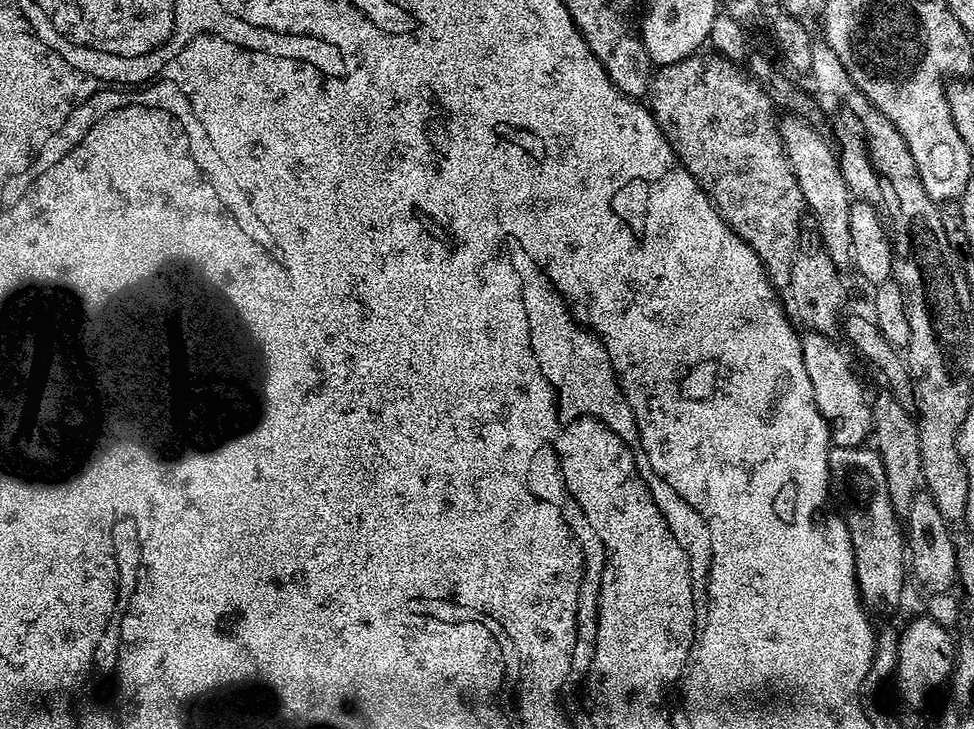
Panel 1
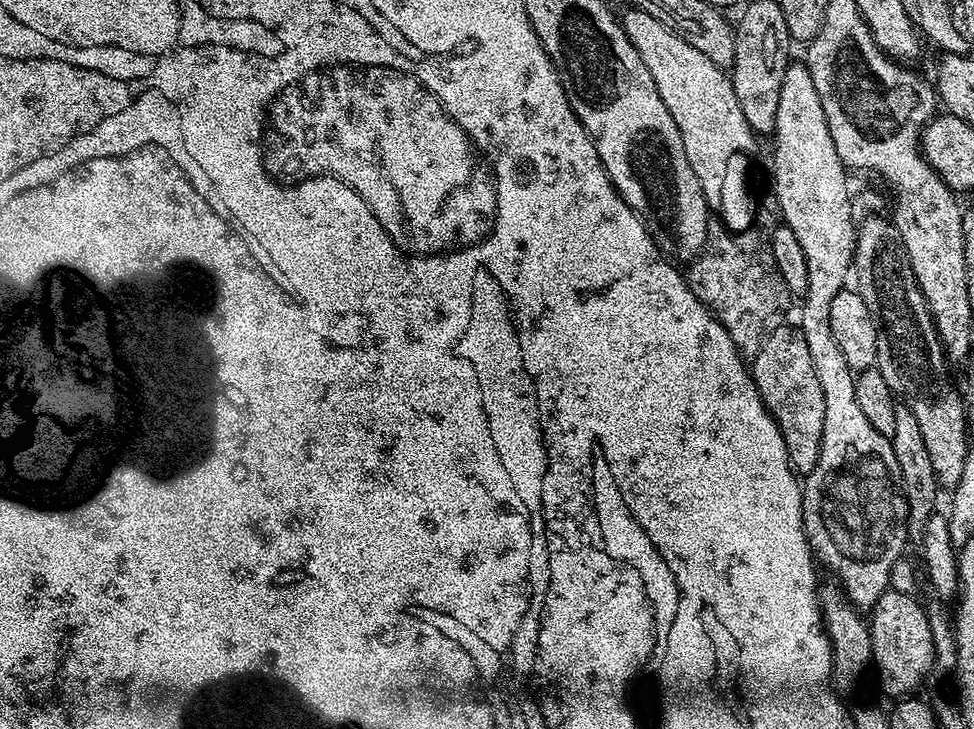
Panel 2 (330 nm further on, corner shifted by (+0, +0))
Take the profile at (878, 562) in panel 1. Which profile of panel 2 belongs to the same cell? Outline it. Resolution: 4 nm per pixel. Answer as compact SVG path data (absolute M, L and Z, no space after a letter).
M856 376L848 380L844 388L840 388L840 396L836 396L836 400L826 400L826 404L836 404L836 416L832 416L832 408L826 408L826 426L822 450L818 454L818 466L814 466L814 470L802 480L802 518L804 535L813 557L837 576L835 579L839 587L857 610L870 610L878 598L889 591L890 566L894 566L894 562L905 555L904 543L910 540L908 504L900 491L898 458L894 458L892 441L880 434L866 415L862 414L855 393L855 382Z

